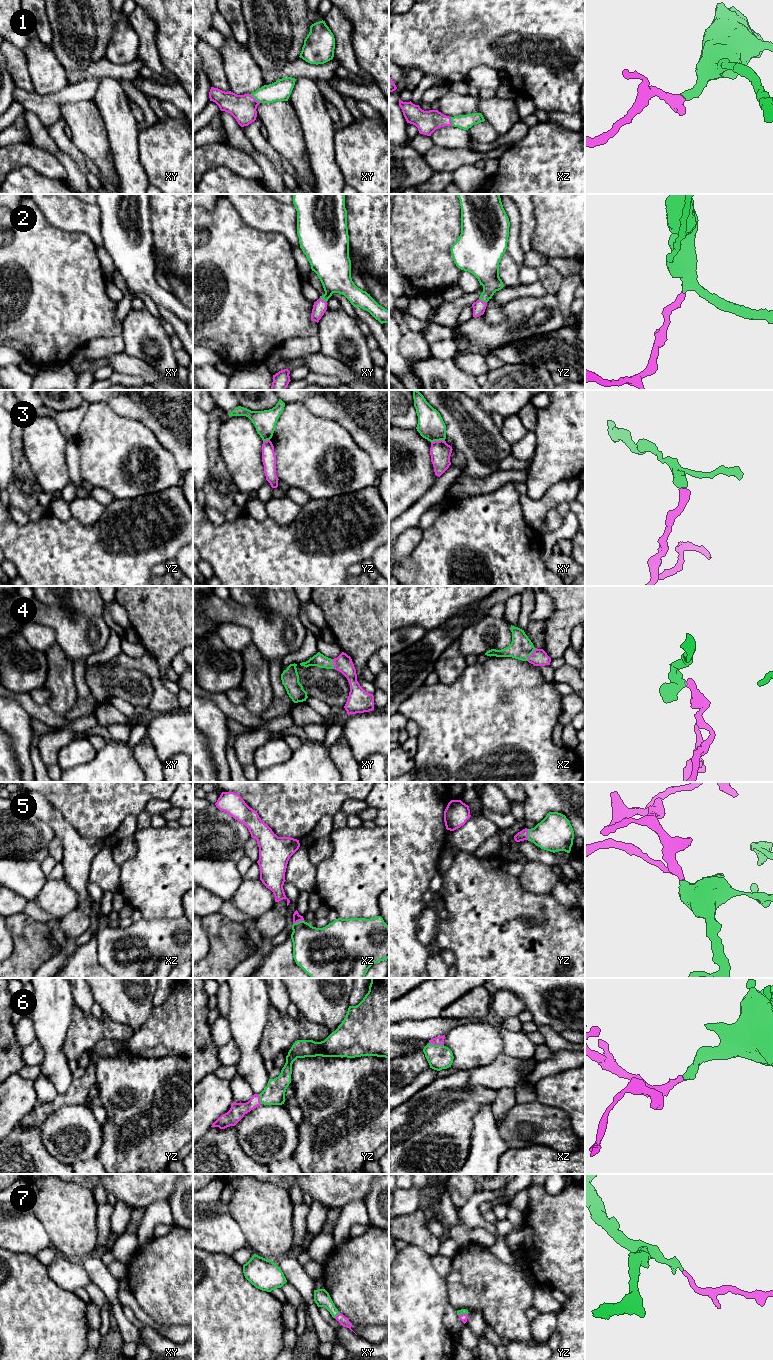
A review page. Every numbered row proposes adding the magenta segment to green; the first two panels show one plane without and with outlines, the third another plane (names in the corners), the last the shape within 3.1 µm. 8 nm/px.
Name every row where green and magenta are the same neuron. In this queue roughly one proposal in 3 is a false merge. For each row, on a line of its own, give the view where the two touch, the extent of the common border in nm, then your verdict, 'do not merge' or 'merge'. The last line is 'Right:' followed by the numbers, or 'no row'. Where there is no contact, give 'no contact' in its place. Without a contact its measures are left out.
1: xy | 110 nm | merge
2: yz | 70 nm | merge
3: xy | 110 nm | do not merge
4: xz | 130 nm | merge
5: xz | 90 nm | merge
6: xz | 120 nm | merge
7: xy | 60 nm | merge
Right: 1, 2, 4, 5, 6, 7

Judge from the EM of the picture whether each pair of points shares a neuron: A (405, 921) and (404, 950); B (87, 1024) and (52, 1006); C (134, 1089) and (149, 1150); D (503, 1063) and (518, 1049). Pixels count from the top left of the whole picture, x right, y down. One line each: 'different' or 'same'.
A: same
B: different
C: same
D: different

